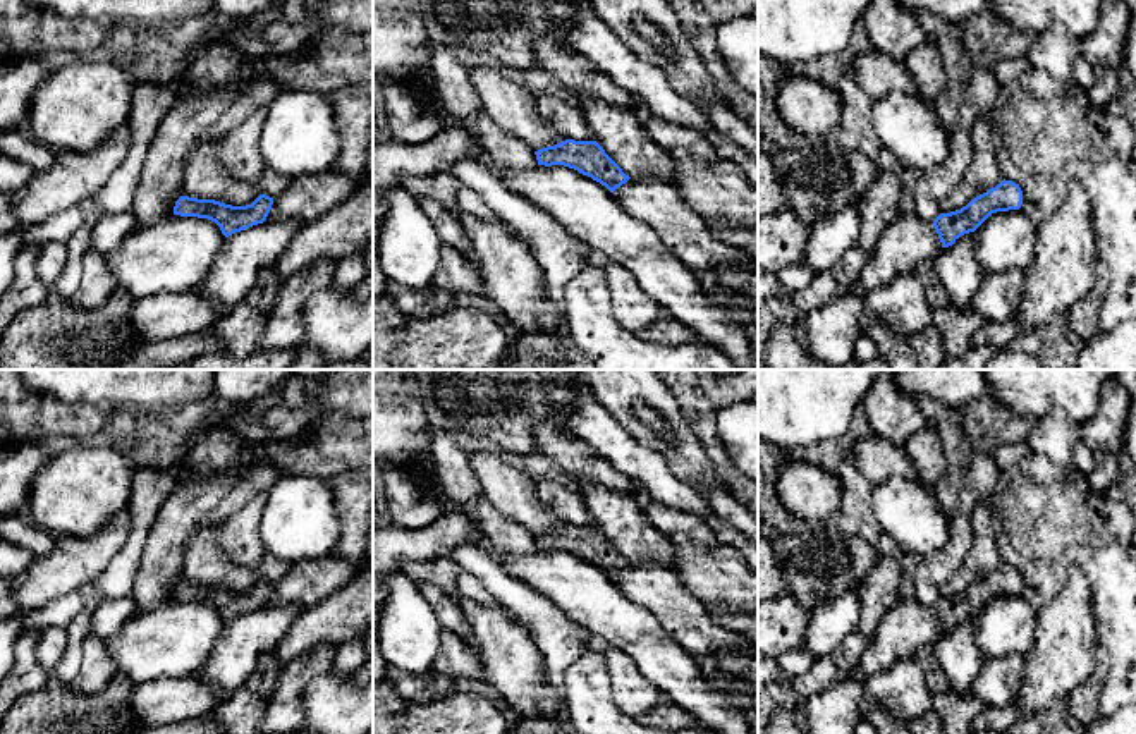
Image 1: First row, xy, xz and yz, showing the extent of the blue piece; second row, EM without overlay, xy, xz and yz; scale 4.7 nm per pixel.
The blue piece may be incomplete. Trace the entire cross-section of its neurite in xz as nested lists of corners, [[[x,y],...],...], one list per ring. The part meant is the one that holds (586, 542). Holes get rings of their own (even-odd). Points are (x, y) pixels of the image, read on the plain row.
[[[565,524],[534,536],[538,550],[564,550],[605,571],[610,578],[631,562],[605,538],[596,526]]]

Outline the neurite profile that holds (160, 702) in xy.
[[[163,677],[137,682],[129,694],[131,719],[139,731],[205,717],[227,696],[196,677]]]

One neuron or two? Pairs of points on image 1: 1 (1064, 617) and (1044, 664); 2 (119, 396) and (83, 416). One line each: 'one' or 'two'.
1: one
2: two

